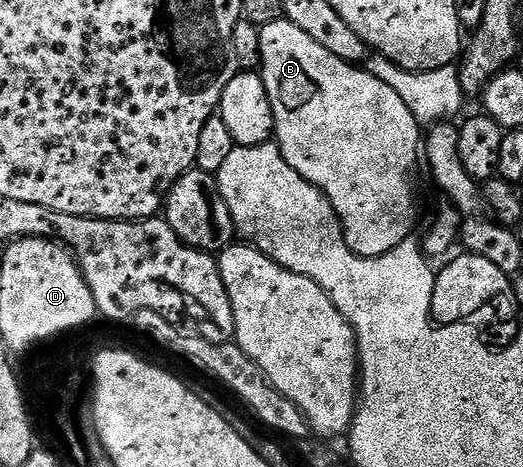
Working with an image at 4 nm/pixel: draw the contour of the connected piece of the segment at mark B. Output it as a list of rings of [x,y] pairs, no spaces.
[[[289,20],[269,23],[260,28],[261,35],[261,76],[265,83],[265,91],[269,95],[269,103],[273,107],[275,116],[275,137],[279,150],[283,153],[283,158],[309,183],[313,183],[333,203],[333,211],[339,217],[339,227],[343,234],[343,241],[358,257],[380,257],[393,247],[397,247],[406,239],[412,236],[411,228],[415,225],[415,168],[421,165],[421,126],[419,121],[405,107],[405,99],[389,87],[389,83],[381,83],[374,75],[367,72],[366,68],[359,65],[350,65],[348,61],[337,59],[333,51],[325,51],[317,39],[312,39],[310,35],[305,35],[301,27],[297,27]]]

